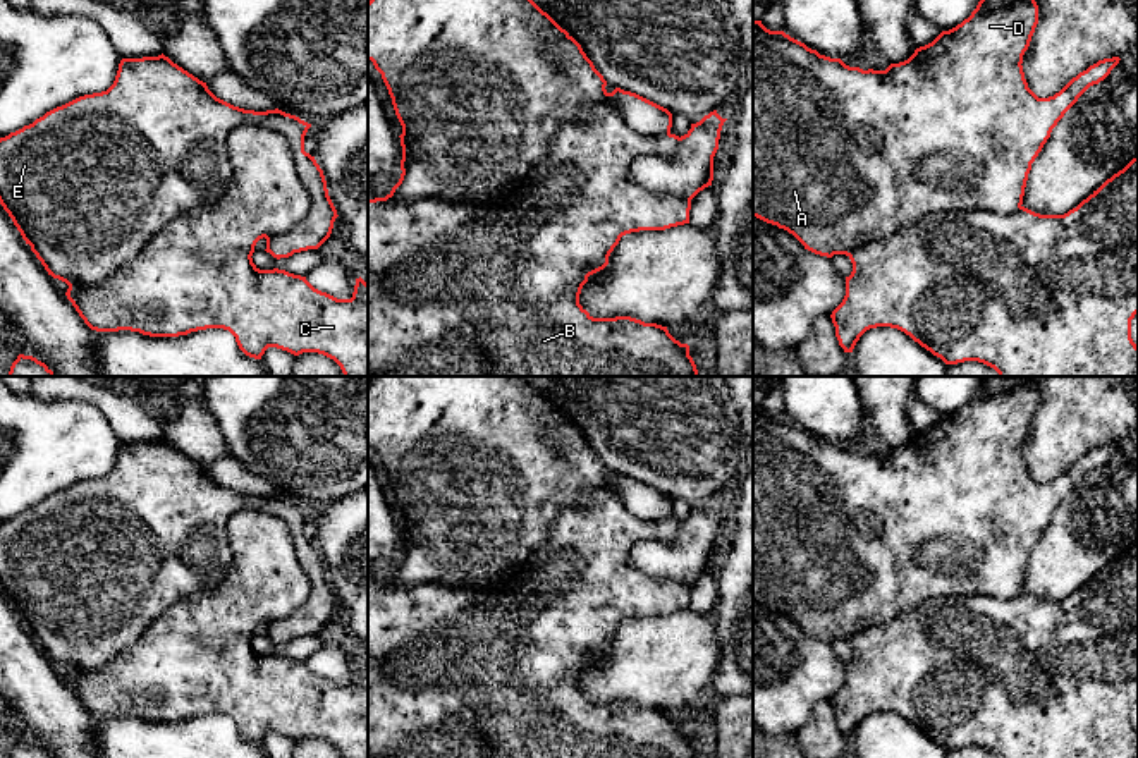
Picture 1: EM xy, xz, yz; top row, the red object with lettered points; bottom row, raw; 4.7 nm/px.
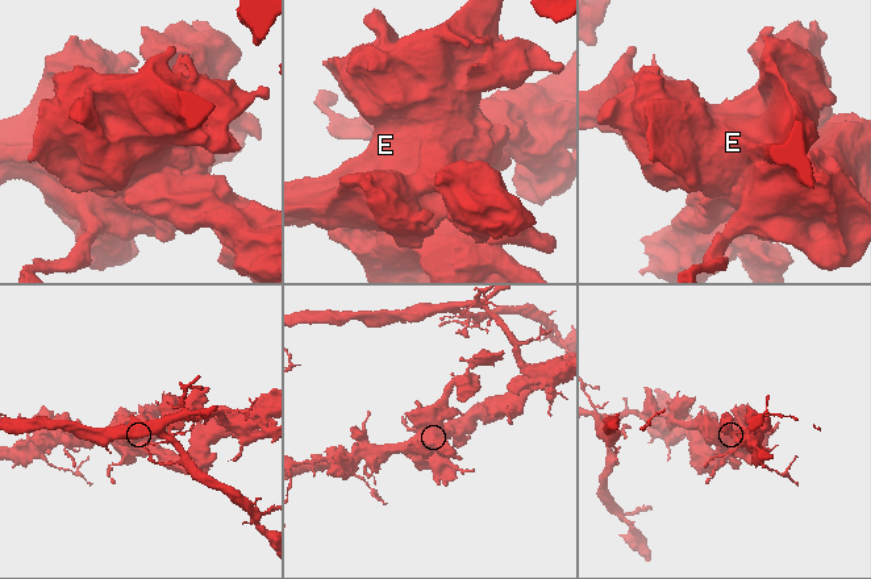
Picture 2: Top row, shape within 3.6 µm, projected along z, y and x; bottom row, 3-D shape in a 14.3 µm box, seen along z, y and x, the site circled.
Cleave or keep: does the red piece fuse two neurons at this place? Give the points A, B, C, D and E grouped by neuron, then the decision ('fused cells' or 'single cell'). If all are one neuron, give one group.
A D E / B C; fused cells

